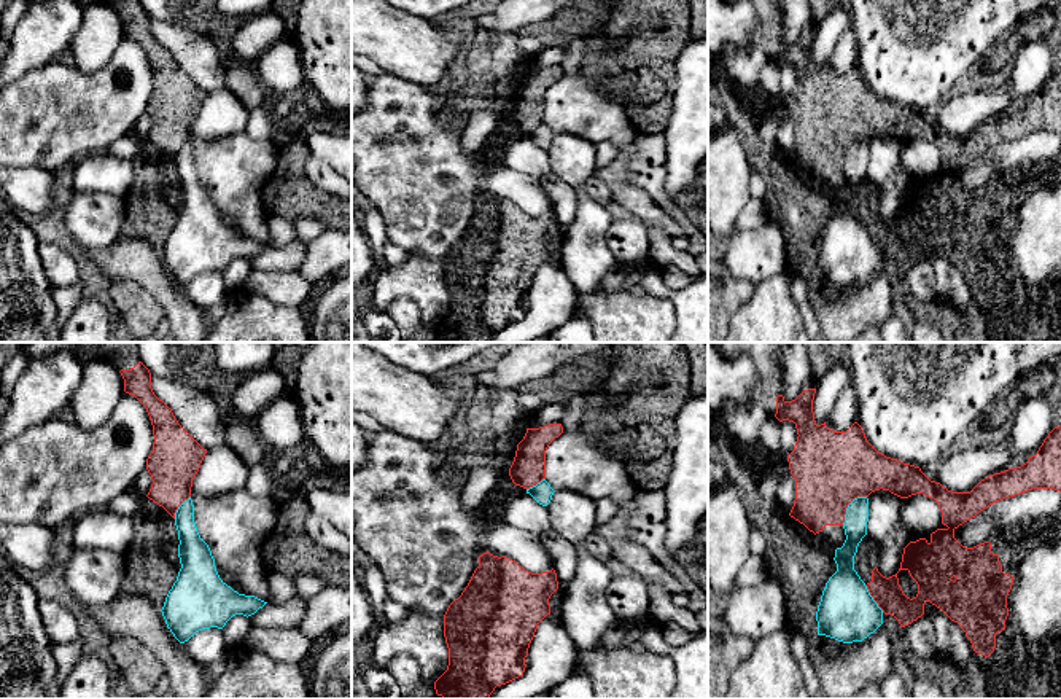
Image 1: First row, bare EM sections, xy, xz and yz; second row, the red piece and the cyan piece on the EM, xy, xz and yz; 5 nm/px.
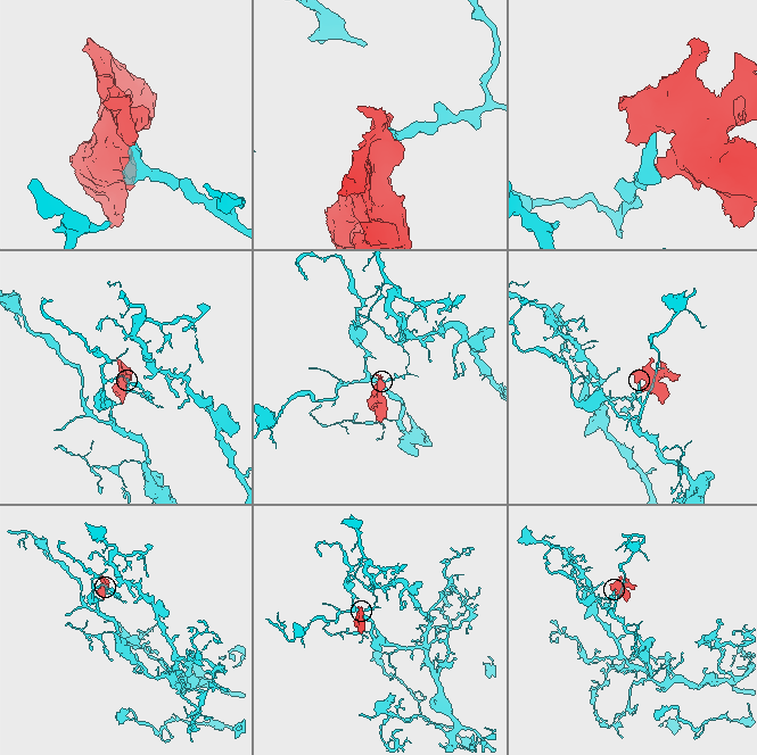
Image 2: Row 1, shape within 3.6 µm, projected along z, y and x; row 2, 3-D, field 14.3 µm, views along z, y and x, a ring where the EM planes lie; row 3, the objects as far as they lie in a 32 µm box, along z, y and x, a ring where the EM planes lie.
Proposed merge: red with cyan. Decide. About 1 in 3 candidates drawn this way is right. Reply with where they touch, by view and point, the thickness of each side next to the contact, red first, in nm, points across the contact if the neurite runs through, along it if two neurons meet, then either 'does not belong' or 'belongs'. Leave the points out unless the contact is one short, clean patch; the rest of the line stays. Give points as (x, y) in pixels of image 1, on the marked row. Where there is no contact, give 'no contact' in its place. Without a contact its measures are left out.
contact yz (847, 507); calibres 380 and 120 nm; border yz (866, 495), (858, 495), (848, 505), (842, 524); does not belong

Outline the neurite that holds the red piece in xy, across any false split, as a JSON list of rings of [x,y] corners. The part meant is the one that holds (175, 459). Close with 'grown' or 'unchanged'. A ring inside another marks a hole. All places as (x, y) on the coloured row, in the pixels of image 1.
[[[83,342],[91,357],[110,361],[124,379],[124,392],[134,395],[150,416],[154,435],[153,451],[146,459],[146,470],[153,484],[148,498],[162,506],[173,519],[178,506],[191,497],[192,479],[207,454],[204,449],[175,419],[172,409],[159,400],[151,389],[151,373],[142,363],[138,342]]]; grown

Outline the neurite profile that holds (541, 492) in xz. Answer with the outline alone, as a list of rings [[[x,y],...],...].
[[[546,479],[527,489],[527,494],[530,494],[542,506],[547,506],[550,503],[554,492],[555,490]]]

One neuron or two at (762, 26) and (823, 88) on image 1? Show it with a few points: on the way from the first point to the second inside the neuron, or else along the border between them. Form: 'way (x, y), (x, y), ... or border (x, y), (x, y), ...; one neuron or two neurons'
way (775, 42), (807, 72); one neuron

